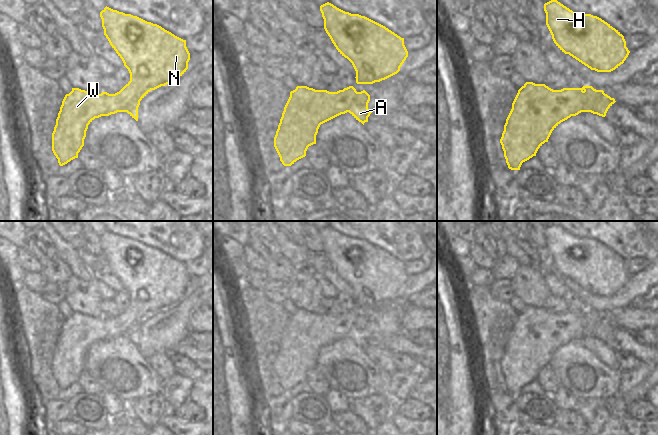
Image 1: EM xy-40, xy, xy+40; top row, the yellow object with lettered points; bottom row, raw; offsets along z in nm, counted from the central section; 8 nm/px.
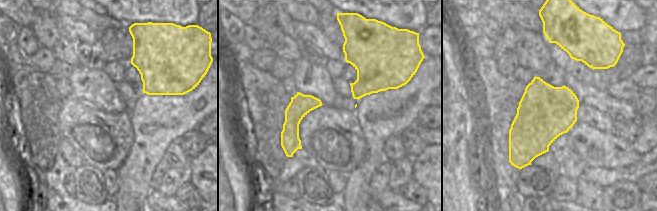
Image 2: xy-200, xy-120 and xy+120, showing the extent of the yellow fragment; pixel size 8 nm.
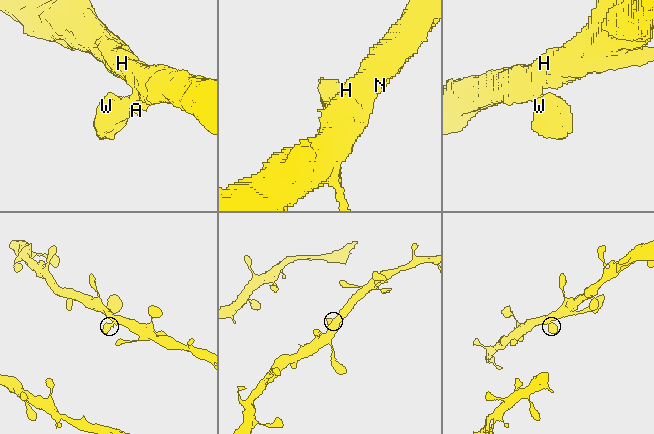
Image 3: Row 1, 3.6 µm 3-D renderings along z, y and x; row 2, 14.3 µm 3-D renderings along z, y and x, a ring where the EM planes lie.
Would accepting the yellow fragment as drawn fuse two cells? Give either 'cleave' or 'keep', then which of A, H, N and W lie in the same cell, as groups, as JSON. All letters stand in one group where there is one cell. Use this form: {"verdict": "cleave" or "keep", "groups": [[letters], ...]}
{"verdict": "keep", "groups": [["A", "H", "N", "W"]]}

